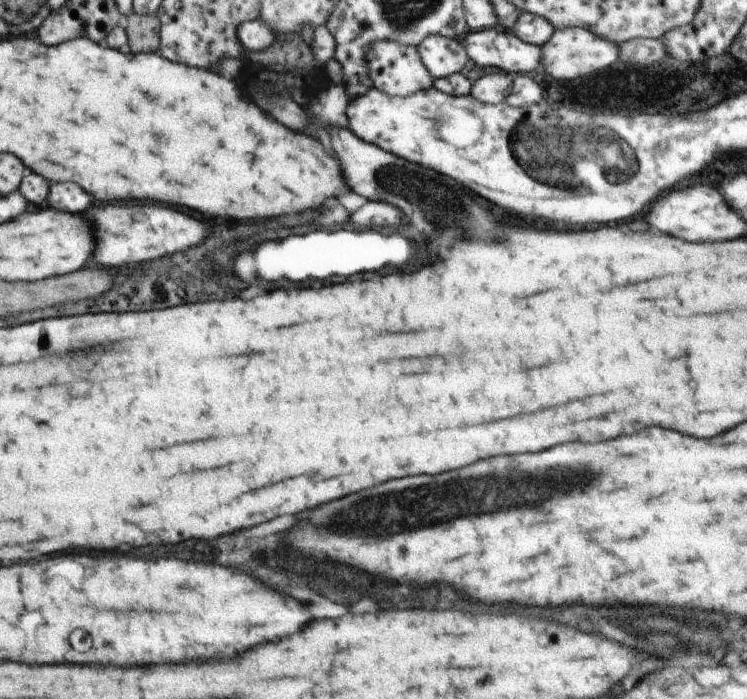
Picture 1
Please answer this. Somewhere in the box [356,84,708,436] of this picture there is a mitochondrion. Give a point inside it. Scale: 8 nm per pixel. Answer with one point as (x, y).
(563, 158)

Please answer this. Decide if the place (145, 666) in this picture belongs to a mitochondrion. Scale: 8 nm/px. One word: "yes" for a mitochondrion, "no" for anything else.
no

